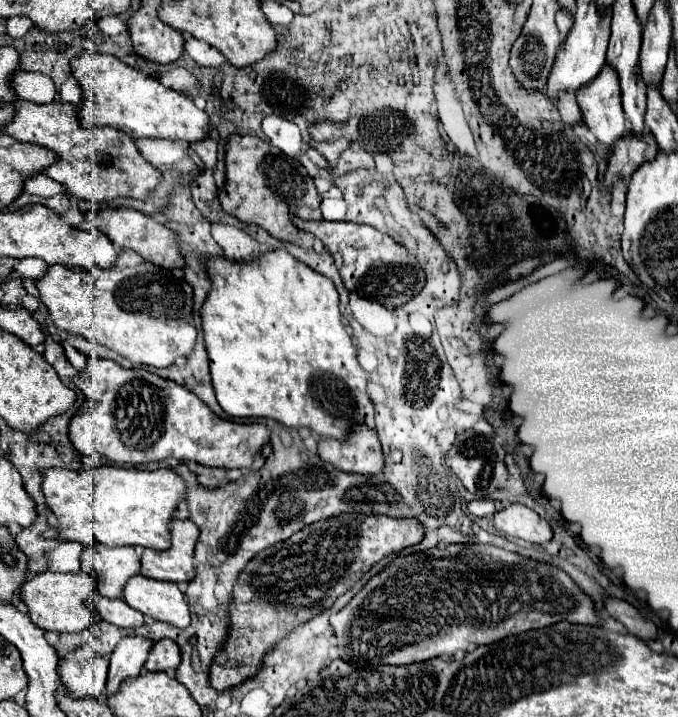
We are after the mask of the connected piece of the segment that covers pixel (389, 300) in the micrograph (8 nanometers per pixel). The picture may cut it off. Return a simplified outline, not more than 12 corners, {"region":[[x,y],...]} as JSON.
{"region":[[348,221],[294,225],[318,237],[348,291],[384,307],[424,287],[416,257]]}

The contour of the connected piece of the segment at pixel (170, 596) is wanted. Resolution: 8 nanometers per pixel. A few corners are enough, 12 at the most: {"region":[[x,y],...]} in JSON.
{"region":[[134,575],[130,607],[182,629],[188,605],[176,583]]}

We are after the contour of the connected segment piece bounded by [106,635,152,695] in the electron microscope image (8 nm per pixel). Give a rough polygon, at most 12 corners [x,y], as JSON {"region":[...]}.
{"region":[[124,637],[110,653],[106,693],[142,671],[152,649],[146,637]]}

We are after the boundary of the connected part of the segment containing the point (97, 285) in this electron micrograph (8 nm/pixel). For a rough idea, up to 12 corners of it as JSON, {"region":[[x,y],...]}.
{"region":[[122,251],[110,269],[50,265],[62,331],[168,367],[194,349],[192,289]]}

